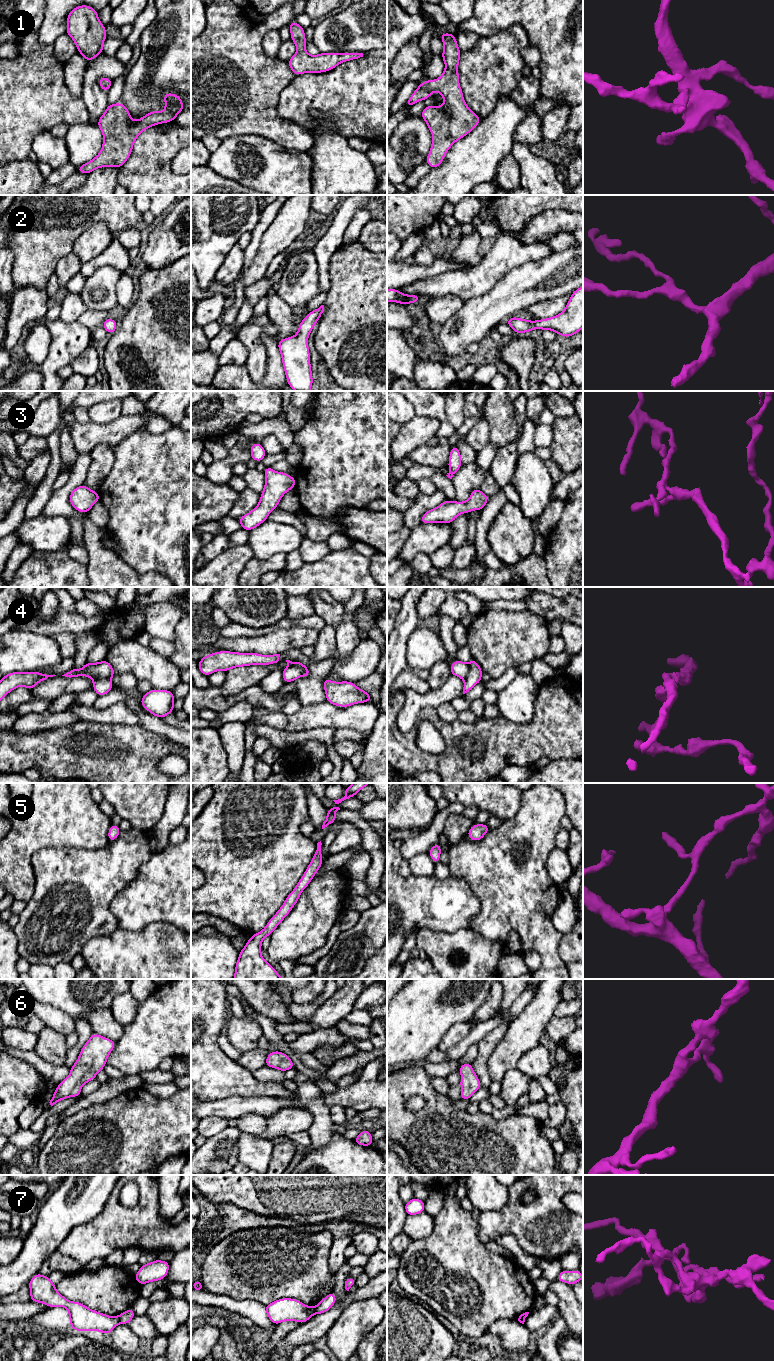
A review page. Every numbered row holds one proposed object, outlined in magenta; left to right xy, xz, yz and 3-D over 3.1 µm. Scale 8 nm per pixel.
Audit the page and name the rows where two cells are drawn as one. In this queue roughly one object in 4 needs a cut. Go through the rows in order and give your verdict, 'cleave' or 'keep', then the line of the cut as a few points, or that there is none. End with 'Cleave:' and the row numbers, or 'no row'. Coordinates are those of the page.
1: keep; no cut
2: keep; no cut
3: keep; no cut
4: cleave; cut in xy along (91, 677), (109, 678)
5: keep; no cut
6: keep; no cut
7: cleave; cut in xz along (315, 1307), (313, 1313)
Cleave: 4, 7

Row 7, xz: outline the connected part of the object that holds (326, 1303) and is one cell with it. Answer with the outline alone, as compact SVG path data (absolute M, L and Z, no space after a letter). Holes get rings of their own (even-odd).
M331 1292L326 1297L324 1297L315 1307L314 1314L322 1314L331 1309L331 1307L336 1303L336 1294Z

